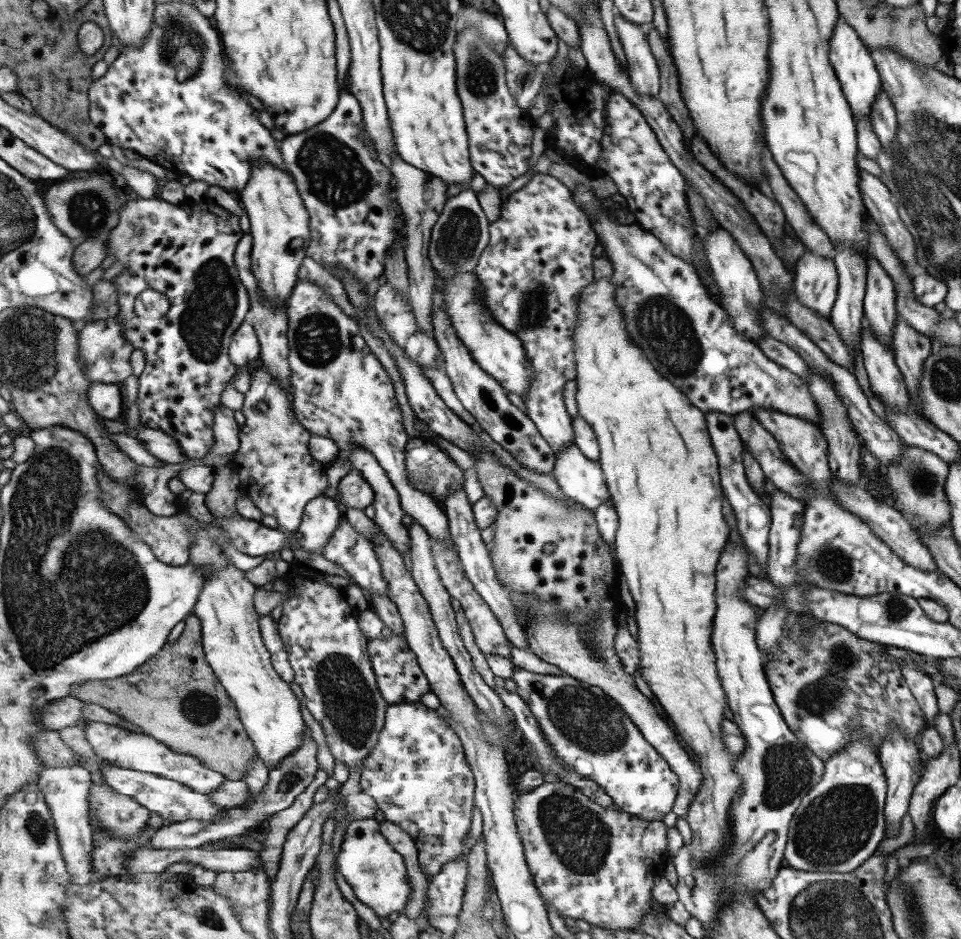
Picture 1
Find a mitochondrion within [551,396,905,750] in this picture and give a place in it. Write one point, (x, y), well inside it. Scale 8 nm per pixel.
(822, 695)

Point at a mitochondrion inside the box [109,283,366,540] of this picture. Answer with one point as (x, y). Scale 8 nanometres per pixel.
(318, 340)

